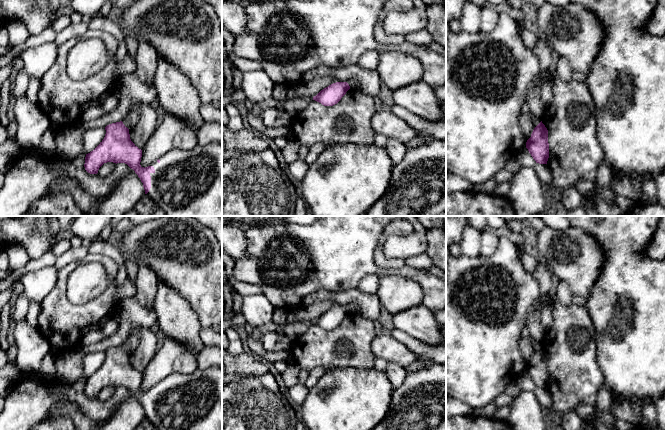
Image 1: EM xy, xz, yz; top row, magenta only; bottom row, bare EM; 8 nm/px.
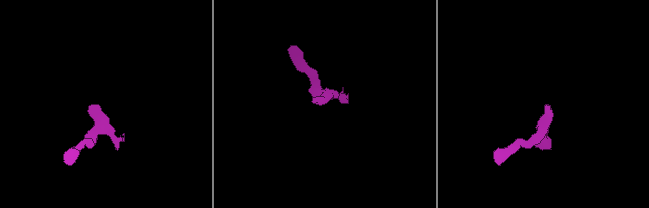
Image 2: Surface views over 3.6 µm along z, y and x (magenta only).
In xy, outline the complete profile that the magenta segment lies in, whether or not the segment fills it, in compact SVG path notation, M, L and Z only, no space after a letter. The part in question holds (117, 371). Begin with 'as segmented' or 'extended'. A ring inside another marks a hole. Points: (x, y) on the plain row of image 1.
extended; M122 345L105 351L106 358L100 368L85 381L85 394L97 398L99 392L107 386L125 387L140 402L145 418L158 430L222 430L222 369L212 367L206 370L197 369L191 374L172 373L148 391L140 389L142 374L130 363L129 353Z

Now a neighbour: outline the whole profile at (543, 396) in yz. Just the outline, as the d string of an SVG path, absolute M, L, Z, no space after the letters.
M535 387L533 391L537 397L539 404L544 409L544 411L549 411L551 409L552 400L548 389Z

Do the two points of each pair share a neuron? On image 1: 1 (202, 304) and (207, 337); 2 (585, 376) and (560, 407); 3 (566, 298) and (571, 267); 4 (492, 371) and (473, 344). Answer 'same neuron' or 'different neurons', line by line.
1: different neurons
2: same neuron
3: different neurons
4: same neuron

